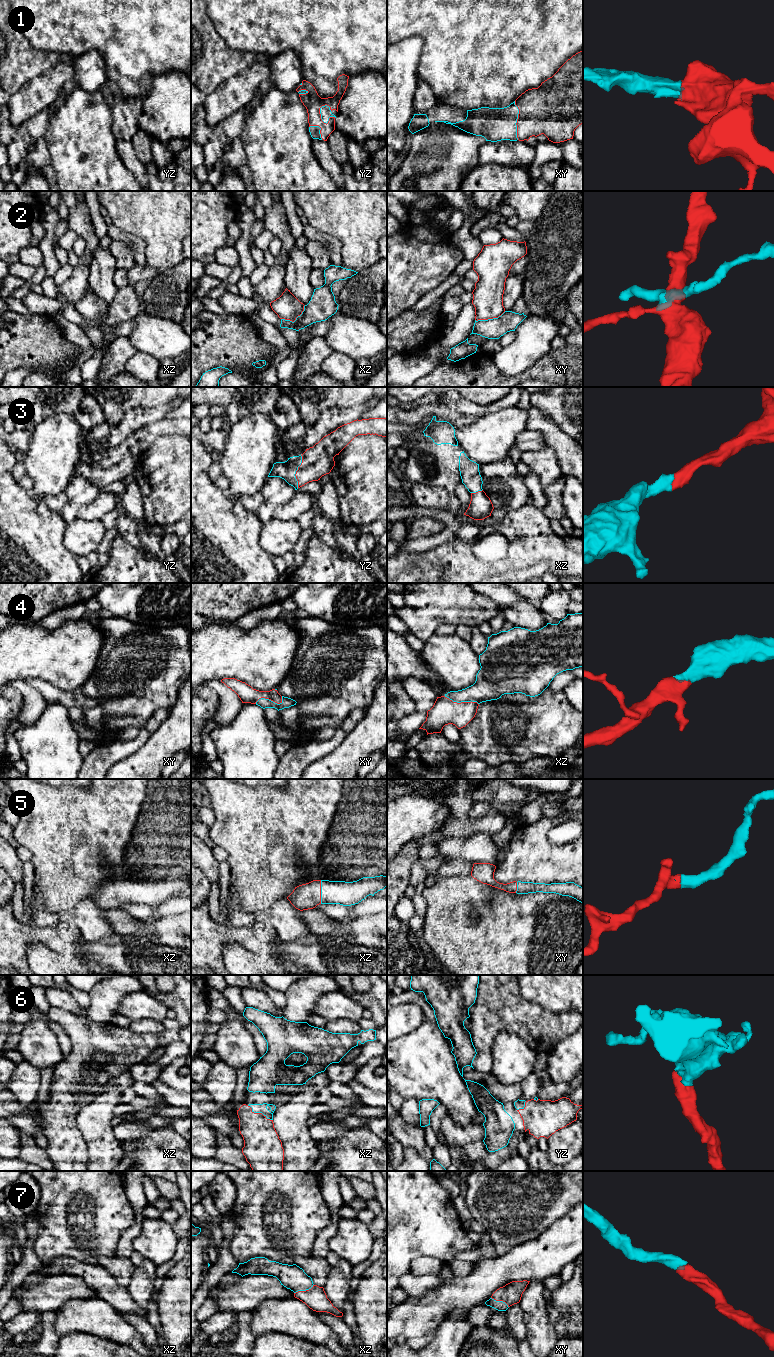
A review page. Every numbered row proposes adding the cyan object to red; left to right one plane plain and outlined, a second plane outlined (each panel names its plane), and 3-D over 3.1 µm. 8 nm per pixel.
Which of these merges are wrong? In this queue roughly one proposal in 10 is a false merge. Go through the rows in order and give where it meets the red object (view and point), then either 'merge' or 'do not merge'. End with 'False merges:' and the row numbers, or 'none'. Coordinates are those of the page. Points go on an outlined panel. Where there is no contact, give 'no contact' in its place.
1: contact yz (323, 122); merge
2: contact xz (295, 319); do not merge
3: contact yz (296, 471); merge
4: contact xz (461, 702); merge
5: contact xz (320, 892); merge
6: contact xz (259, 1113); merge
7: contact xz (304, 1291); merge
False merges: 2

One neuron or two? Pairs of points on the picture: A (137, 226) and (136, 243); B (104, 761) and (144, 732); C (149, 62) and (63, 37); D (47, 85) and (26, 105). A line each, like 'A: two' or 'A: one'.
A: two
B: one
C: one
D: one

